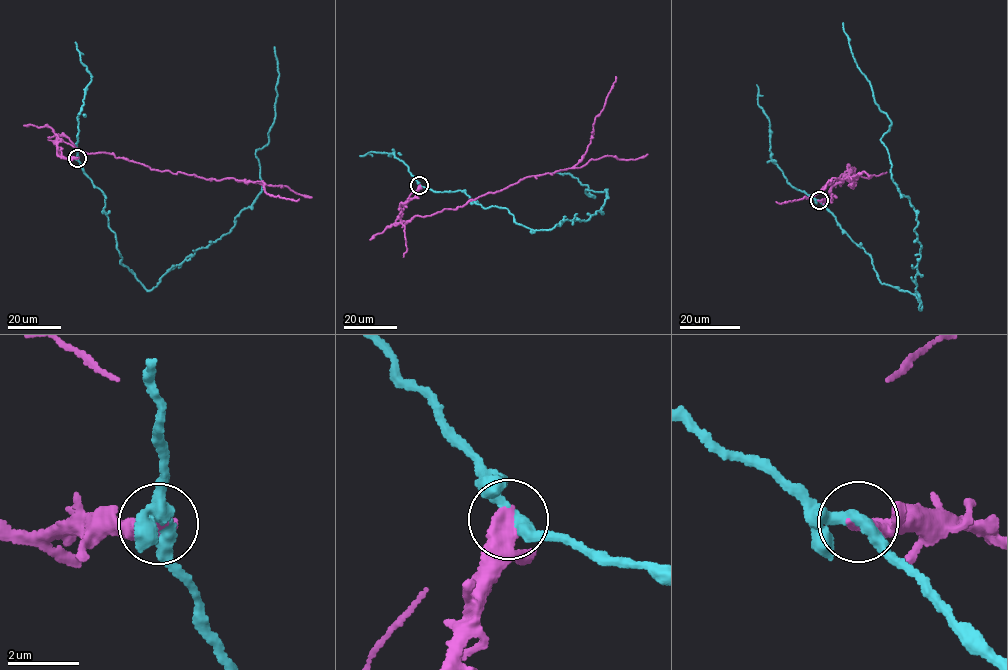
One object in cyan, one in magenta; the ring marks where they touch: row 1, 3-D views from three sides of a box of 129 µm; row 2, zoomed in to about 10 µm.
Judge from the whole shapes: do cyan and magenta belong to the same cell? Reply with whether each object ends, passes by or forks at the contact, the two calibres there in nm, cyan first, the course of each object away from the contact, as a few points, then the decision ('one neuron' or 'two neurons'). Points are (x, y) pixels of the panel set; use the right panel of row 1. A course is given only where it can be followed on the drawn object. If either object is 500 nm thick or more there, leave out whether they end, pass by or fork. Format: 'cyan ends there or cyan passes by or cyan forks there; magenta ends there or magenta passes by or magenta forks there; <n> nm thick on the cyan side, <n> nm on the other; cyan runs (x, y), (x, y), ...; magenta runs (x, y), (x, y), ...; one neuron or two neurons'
cyan passes by; magenta passes by; 340 nm thick on the cyan side, 320 nm on the other; cyan runs (818, 200), (880, 282), (922, 308), (916, 212), (891, 177), (880, 139), (891, 121), (842, 23); magenta runs (818, 200), (829, 201), (830, 188), (851, 172), (853, 188), (855, 177), (832, 178), (814, 195), (776, 201); two neurons

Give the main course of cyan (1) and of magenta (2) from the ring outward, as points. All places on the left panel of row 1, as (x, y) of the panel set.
1: (77, 158), (105, 197), (121, 263), (150, 290), (230, 231), (261, 191), (255, 153), (275, 117), (275, 46)
2: (77, 158), (61, 155), (58, 135), (87, 153), (216, 180), (262, 181), (267, 193), (299, 198)

